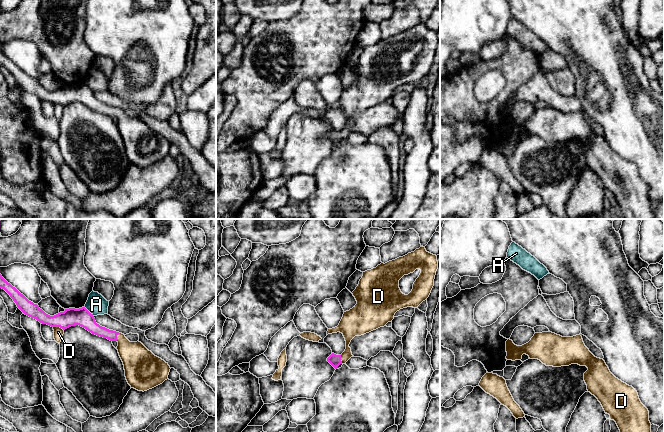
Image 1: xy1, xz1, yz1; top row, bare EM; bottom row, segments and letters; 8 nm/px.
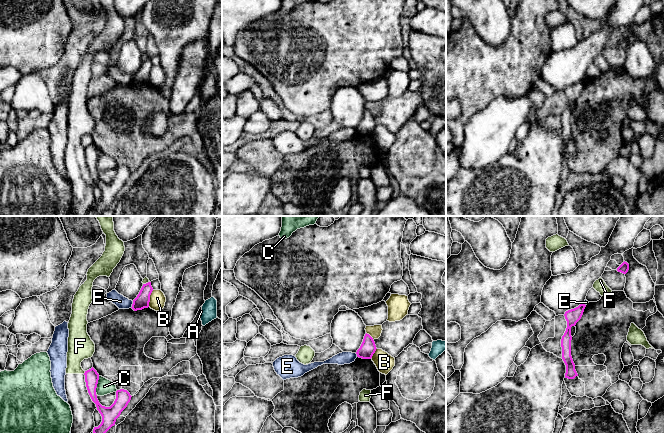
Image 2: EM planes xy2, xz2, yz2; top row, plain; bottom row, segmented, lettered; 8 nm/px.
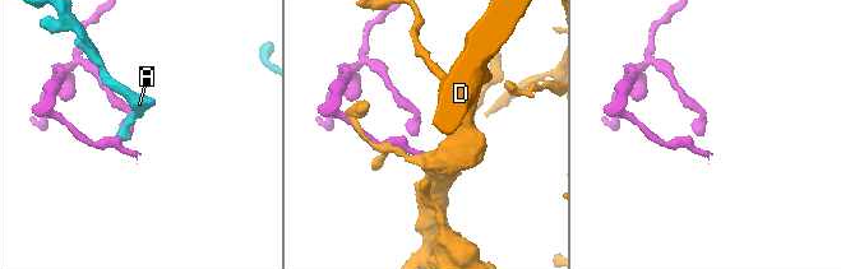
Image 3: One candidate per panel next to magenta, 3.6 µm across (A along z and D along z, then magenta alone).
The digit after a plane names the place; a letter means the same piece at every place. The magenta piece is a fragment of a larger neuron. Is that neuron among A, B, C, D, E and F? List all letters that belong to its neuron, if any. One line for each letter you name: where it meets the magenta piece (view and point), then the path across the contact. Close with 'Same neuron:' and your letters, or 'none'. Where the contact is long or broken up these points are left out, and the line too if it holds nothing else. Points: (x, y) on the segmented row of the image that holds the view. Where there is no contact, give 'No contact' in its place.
D: Touches magenta at xy1 (58, 326)
Same neuron: D

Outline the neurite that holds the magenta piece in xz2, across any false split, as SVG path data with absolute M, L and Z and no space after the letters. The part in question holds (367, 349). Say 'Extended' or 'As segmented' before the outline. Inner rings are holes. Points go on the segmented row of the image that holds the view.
As segmented. M365 334L360 348L357 350L357 357L362 359L371 359L376 351L376 345L373 338L369 334Z

